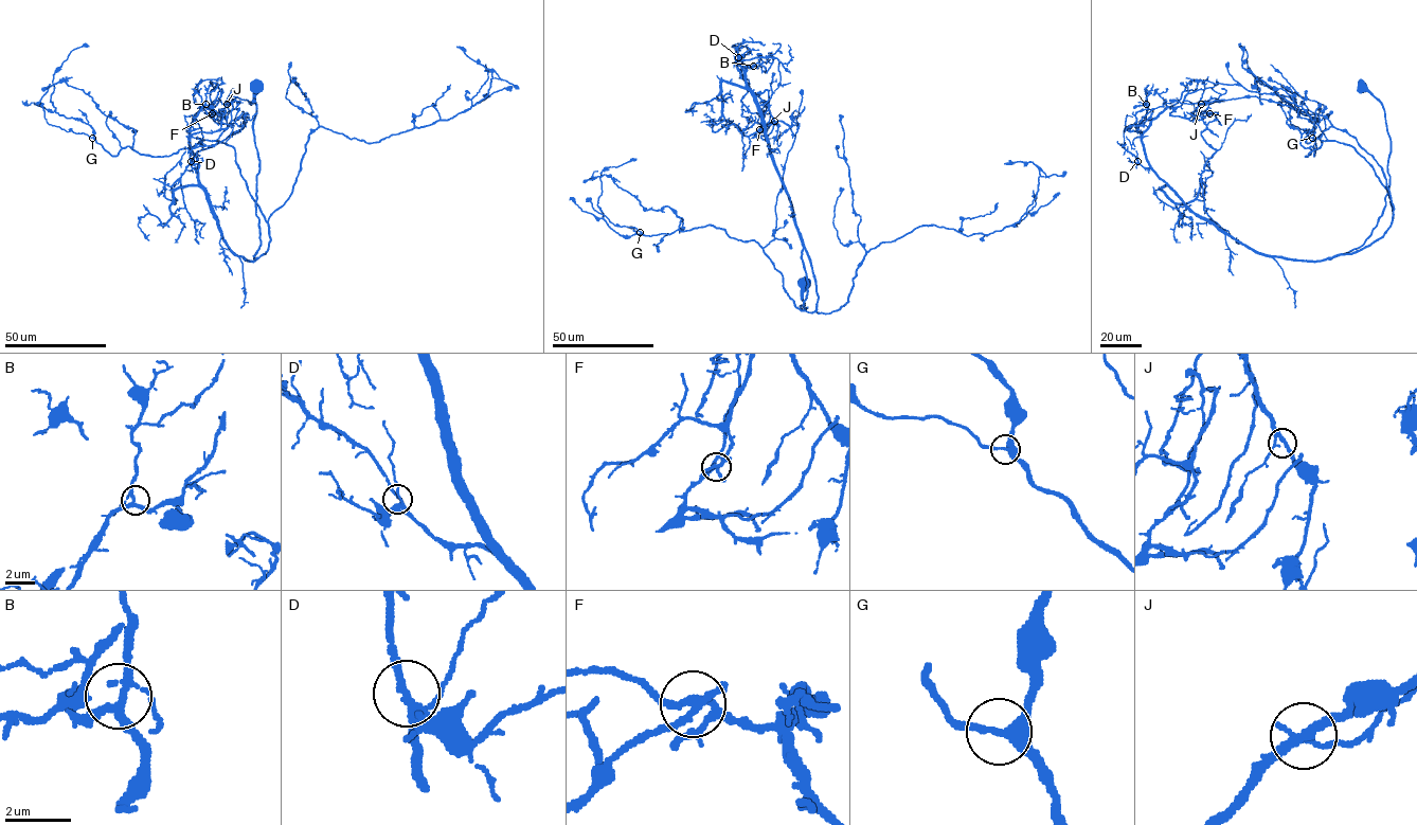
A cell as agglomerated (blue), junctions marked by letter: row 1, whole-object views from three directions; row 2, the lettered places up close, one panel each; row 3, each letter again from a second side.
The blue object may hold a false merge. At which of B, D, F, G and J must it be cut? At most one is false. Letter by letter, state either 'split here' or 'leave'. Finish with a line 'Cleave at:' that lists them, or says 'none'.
B: leave
D: leave
F: split here
G: leave
J: leave
Cleave at: F

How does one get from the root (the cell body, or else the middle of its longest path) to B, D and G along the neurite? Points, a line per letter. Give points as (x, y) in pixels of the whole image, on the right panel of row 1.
B: (1363, 87), (1389, 139), (1385, 207), (1361, 246), (1320, 261), (1261, 254), (1198, 216), (1146, 158), (1146, 104)
D: (1363, 87), (1384, 109), (1389, 186), (1371, 234), (1330, 258), (1270, 256), (1248, 248), (1198, 216), (1137, 161)
G: (1363, 87), (1389, 186), (1329, 258), (1357, 252), (1387, 192), (1312, 138)

